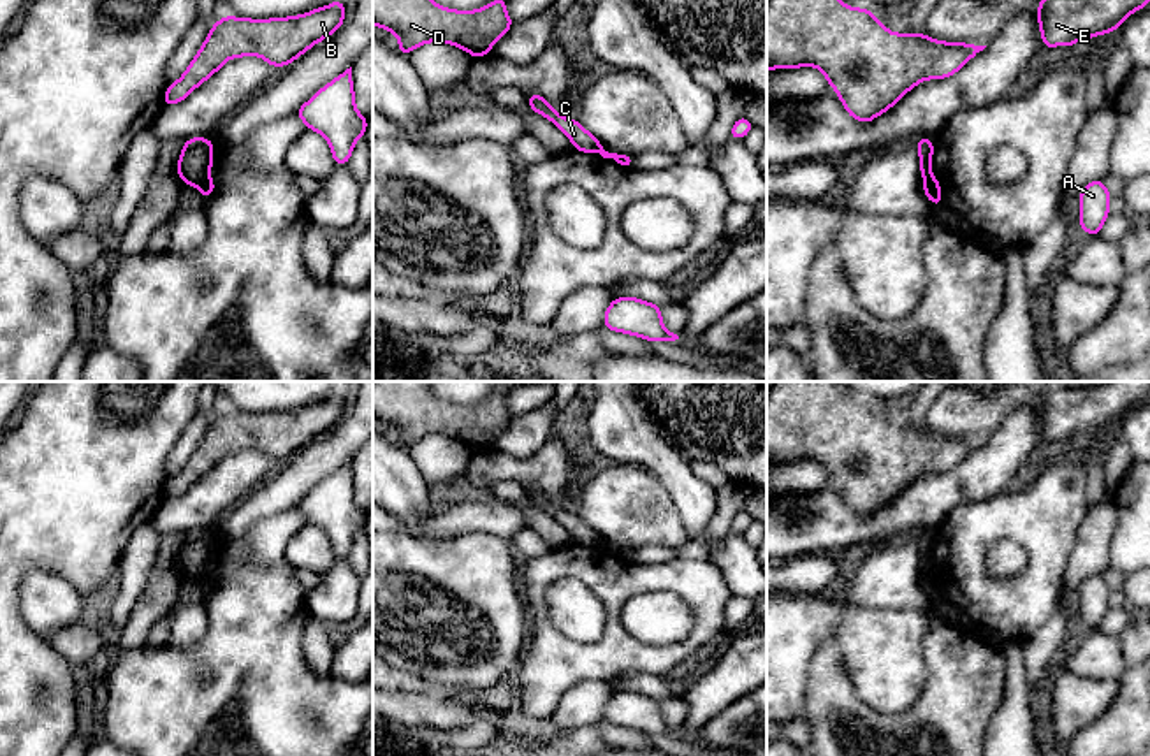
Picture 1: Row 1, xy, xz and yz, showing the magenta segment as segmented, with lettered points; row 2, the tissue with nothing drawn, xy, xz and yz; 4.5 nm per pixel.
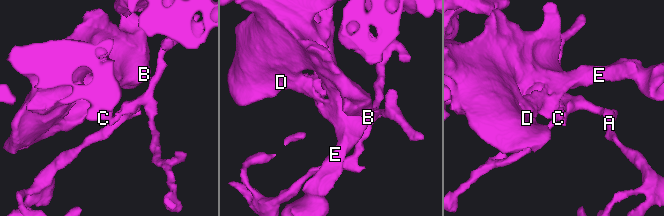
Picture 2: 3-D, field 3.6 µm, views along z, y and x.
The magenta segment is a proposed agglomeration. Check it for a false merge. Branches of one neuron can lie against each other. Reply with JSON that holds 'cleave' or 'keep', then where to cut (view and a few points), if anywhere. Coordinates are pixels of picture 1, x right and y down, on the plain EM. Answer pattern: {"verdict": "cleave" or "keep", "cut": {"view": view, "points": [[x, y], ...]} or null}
{"verdict": "cleave", "cut": {"view": "xy", "points": [[208, 570], [197, 581]]}}

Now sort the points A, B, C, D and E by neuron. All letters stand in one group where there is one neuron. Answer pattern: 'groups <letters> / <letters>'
groups A / B C D E

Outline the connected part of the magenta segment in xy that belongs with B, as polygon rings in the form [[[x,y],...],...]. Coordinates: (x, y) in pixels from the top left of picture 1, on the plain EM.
[[[343,394],[288,411],[250,413],[227,408],[213,418],[185,468],[167,480],[164,499],[185,494],[229,452],[255,448],[273,462],[290,459],[317,436],[332,429],[343,417]]]

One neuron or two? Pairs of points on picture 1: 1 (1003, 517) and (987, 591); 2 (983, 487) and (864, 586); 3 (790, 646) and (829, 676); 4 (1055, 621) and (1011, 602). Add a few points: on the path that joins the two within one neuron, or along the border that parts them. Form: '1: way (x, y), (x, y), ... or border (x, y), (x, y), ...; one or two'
1: way (985, 535), (976, 544), (976, 574); one
2: border (901, 537), (871, 547); two
3: border (832, 639), (813, 658), (804, 702); two
4: border (1064, 588), (1054, 614), (1022, 644); two

